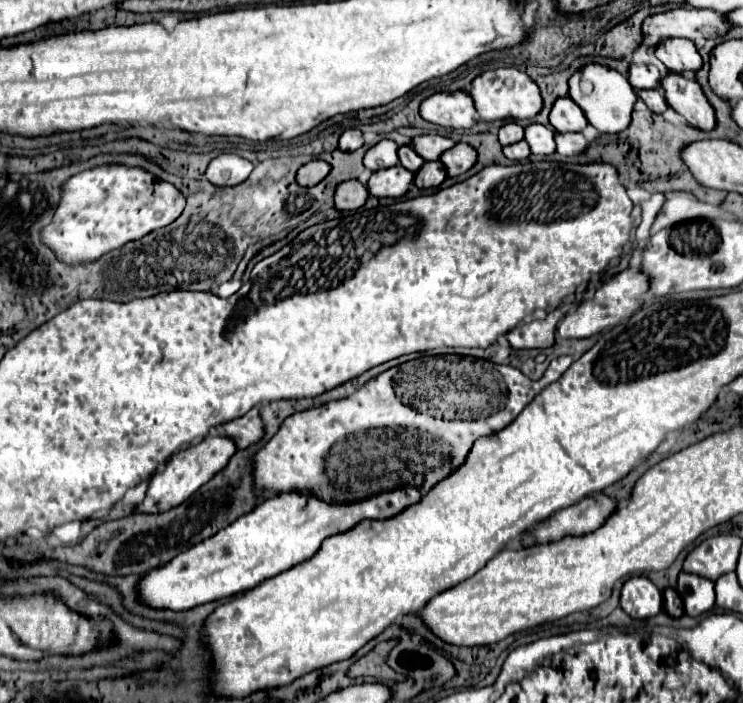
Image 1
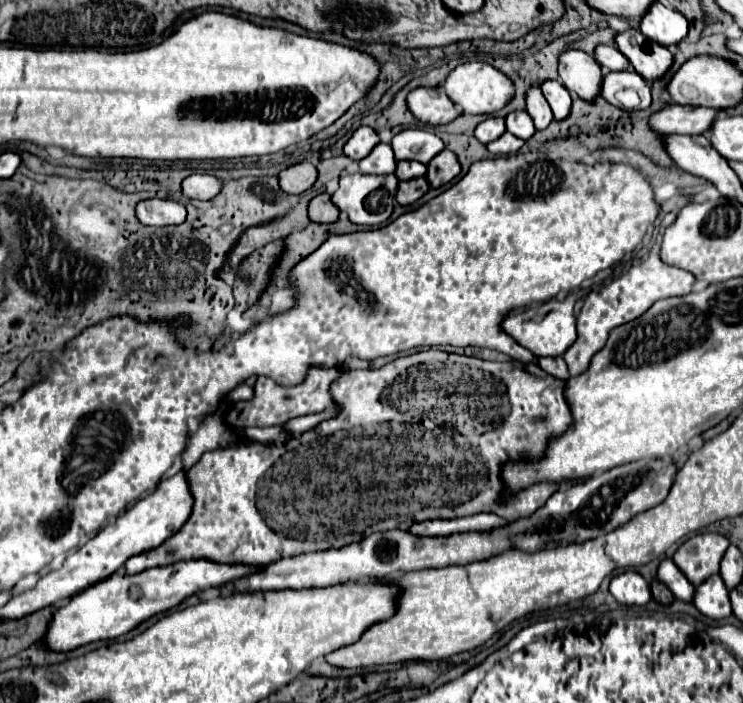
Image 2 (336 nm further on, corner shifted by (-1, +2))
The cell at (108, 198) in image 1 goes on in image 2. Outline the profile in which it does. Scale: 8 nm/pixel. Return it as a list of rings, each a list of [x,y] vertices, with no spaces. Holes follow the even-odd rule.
[[[149,198],[141,200],[135,206],[135,214],[141,224],[147,226],[169,226],[169,224],[181,224],[185,222],[185,206],[173,200],[161,200],[161,198]]]

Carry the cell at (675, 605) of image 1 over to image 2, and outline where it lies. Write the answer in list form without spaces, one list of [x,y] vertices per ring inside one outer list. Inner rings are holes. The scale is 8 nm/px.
[[[659,580],[651,582],[651,594],[653,594],[653,600],[657,600],[659,604],[671,604],[675,600],[673,594],[669,592],[669,588],[665,584],[661,584]]]

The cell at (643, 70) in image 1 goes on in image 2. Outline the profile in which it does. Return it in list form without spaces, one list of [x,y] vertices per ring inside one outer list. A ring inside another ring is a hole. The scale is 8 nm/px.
[[[597,46],[595,48],[595,56],[597,62],[601,64],[601,68],[607,72],[611,70],[627,70],[629,68],[629,60],[615,48],[615,46]]]

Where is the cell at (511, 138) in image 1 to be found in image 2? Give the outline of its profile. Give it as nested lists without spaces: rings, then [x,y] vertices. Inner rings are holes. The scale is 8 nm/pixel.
[[[487,118],[485,122],[481,122],[475,128],[475,138],[481,144],[489,144],[489,142],[501,138],[505,134],[505,130],[507,130],[507,126],[505,126],[505,120],[503,118]]]

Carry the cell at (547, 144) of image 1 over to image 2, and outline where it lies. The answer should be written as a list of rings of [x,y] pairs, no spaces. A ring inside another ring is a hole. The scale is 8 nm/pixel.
[[[511,112],[505,118],[505,122],[507,122],[507,130],[511,134],[515,134],[517,138],[521,138],[521,140],[529,140],[535,134],[533,120],[529,118],[527,112]]]

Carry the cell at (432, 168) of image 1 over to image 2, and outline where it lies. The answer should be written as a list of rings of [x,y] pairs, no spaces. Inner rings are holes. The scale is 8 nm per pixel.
[[[413,178],[413,180],[405,180],[399,182],[399,190],[397,190],[397,202],[399,204],[413,204],[415,200],[419,200],[425,192],[429,190],[429,182],[427,178]]]

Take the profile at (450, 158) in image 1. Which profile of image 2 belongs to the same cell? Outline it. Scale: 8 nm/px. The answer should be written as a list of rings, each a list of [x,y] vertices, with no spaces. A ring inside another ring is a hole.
[[[443,150],[433,158],[433,162],[427,164],[427,180],[431,188],[439,188],[447,182],[451,182],[461,172],[461,166],[457,162],[457,156],[451,150]]]

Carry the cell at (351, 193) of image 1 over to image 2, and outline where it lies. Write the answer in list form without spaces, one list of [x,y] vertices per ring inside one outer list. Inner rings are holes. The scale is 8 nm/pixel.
[[[319,194],[309,202],[309,218],[311,222],[331,224],[339,218],[339,208],[331,202],[329,194]]]

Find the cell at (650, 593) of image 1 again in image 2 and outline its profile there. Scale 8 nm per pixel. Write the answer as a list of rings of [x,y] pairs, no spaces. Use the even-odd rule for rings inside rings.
[[[623,572],[611,580],[611,594],[617,602],[627,606],[643,606],[651,600],[651,590],[639,572]]]

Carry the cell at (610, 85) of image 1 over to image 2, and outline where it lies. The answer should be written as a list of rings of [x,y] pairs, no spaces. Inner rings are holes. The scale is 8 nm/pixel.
[[[567,50],[559,56],[559,78],[571,94],[577,94],[589,104],[601,96],[601,66],[581,50]]]

